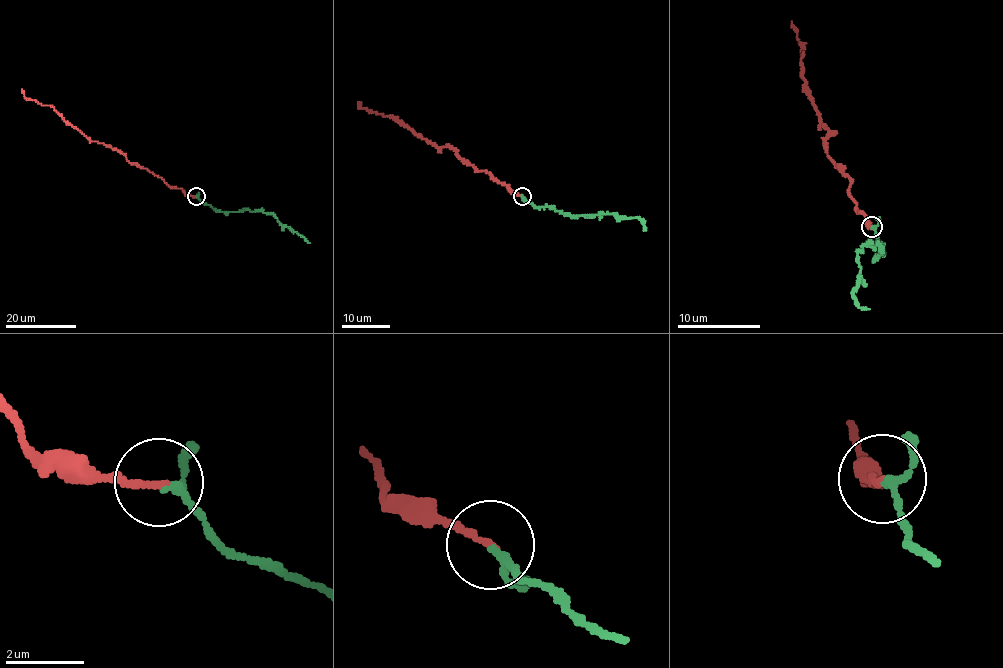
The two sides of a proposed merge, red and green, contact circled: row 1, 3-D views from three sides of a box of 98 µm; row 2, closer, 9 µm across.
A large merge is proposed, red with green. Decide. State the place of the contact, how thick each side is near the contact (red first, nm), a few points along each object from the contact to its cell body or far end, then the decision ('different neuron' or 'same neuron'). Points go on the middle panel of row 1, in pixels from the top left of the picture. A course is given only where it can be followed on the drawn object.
at (522, 196); 180 nm thick on the red side, 150 nm on the other; red runs (521, 196), (489, 173), (478, 171), (456, 149), (436, 146), (399, 120), (360, 107), (360, 102); green runs (522, 195), (534, 206), (554, 208), (563, 214), (577, 216), (601, 212), (639, 218), (645, 230); same neuron

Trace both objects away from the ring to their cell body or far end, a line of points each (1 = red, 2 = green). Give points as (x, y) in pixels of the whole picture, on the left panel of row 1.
1: (195, 196), (170, 187), (124, 155), (88, 139), (53, 107), (27, 99), (22, 88)
2: (196, 197), (217, 210), (235, 212), (249, 208), (272, 213), (282, 225), (309, 242)

